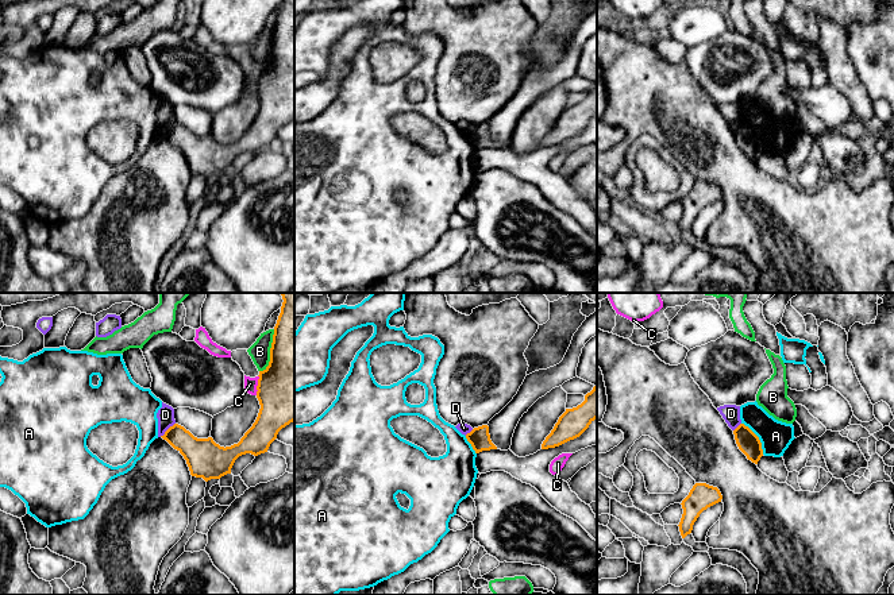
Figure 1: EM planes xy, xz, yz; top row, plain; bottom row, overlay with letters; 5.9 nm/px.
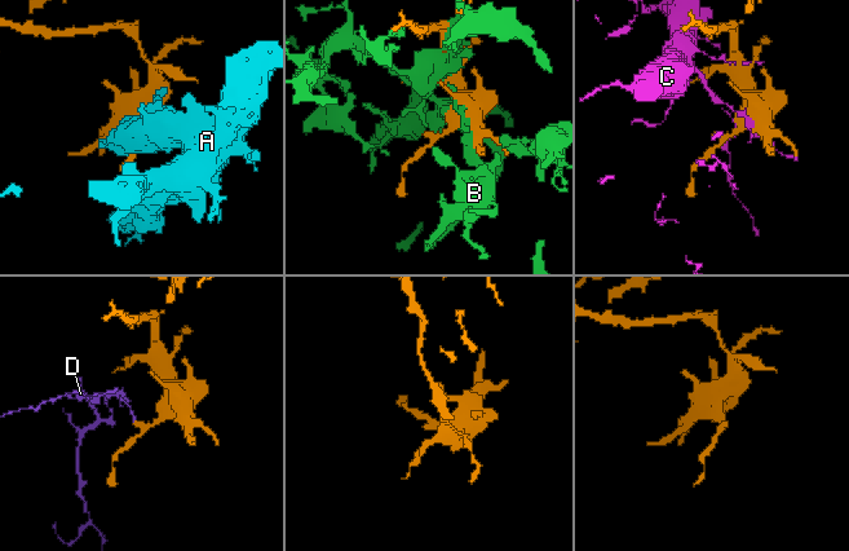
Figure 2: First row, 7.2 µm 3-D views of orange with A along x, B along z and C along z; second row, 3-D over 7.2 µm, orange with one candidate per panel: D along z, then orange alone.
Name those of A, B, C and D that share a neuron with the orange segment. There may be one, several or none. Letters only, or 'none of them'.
none of them

